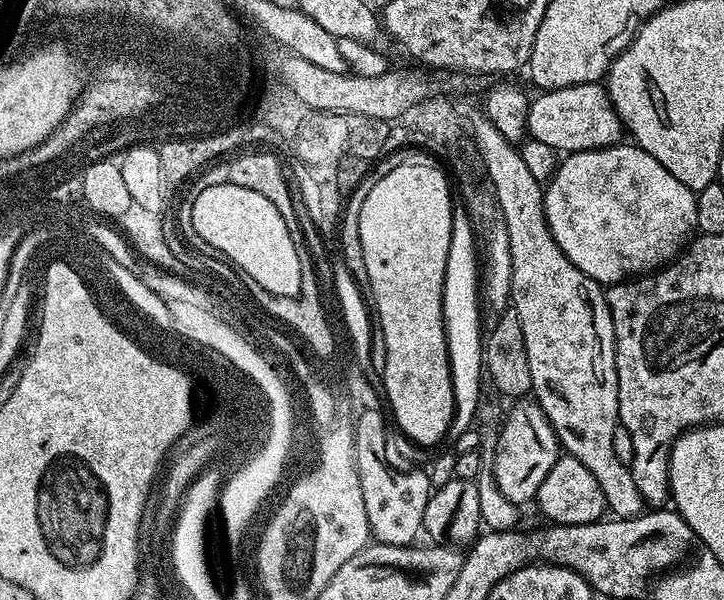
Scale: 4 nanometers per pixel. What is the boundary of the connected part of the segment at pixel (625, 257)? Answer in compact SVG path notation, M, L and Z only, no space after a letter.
M621 142L611 148L567 153L544 188L544 217L562 254L582 274L594 278L601 286L611 286L625 278L651 274L680 255L697 231L696 193L682 186L649 152L637 148L635 143Z

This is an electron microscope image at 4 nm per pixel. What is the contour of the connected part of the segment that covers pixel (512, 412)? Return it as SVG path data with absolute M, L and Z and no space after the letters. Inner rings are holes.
M524 398L513 404L516 405L509 410L504 420L504 429L500 432L500 441L496 444L496 453L492 456L490 467L494 482L498 482L498 490L510 498L510 502L527 506L535 501L538 486L542 486L554 462L560 459L562 449L555 428L535 399Z

